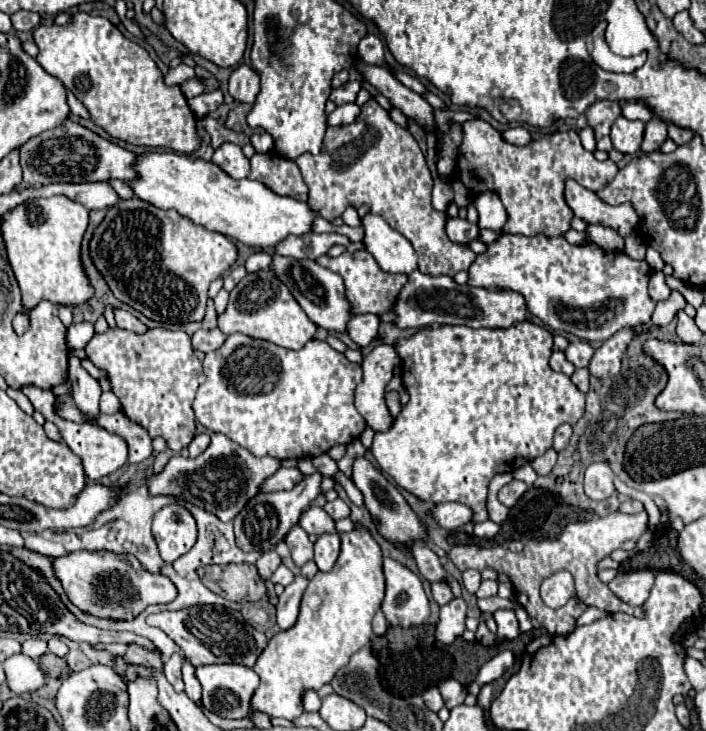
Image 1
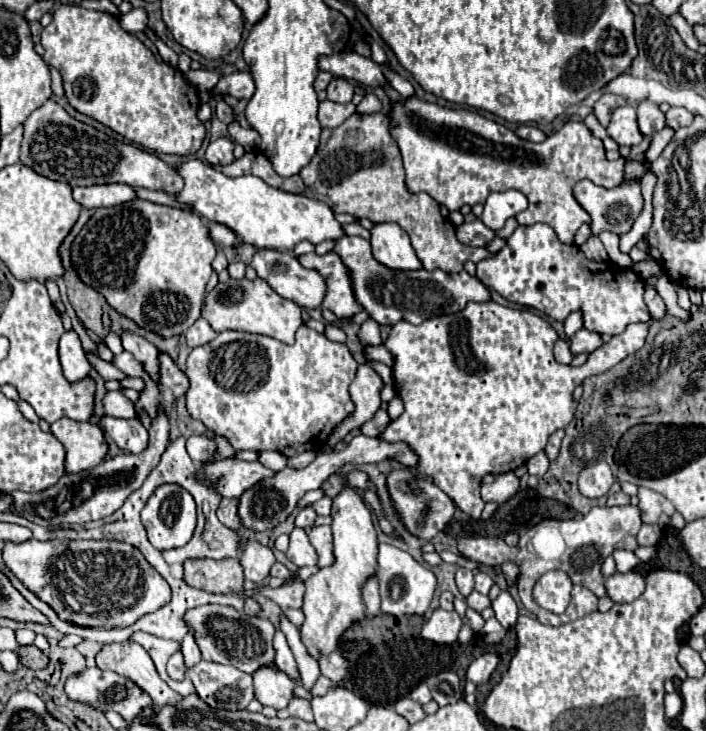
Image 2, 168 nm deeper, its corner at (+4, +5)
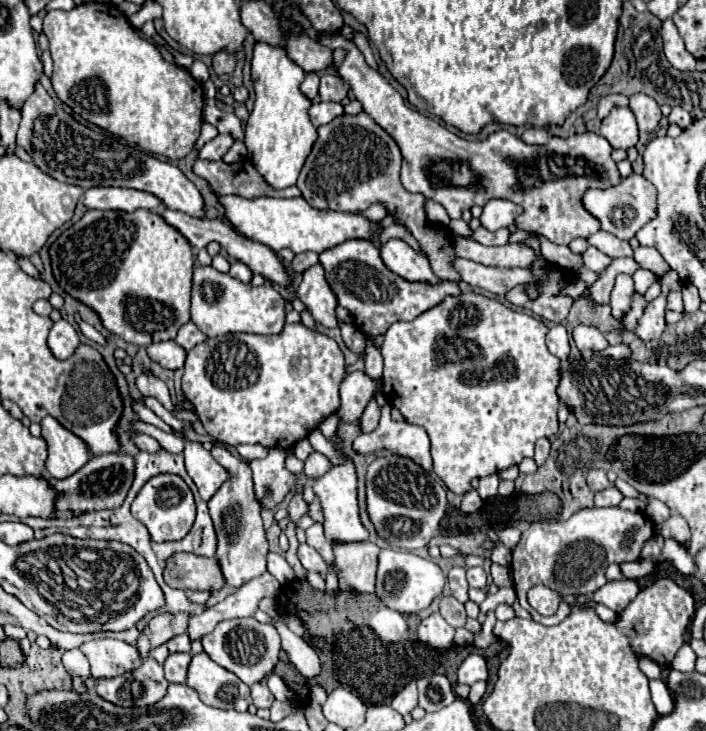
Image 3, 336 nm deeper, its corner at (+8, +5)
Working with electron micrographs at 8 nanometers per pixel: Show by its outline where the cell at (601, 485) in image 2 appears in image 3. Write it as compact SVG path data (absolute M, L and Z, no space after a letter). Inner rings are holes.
M590 470L588 474L588 486L590 490L594 492L600 492L600 490L606 490L610 486L608 478L606 478L606 472L604 470Z

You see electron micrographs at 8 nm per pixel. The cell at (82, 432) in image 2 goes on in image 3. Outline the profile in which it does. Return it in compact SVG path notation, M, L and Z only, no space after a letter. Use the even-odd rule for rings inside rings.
M48 416L42 422L42 436L48 442L46 468L54 478L66 478L80 470L90 460L90 450L82 438L66 430L56 418Z

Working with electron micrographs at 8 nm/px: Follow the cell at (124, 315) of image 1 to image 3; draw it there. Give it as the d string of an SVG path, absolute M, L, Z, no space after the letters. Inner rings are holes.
M100 454L92 456L86 466L82 466L78 472L74 472L68 478L52 478L48 476L48 484L52 490L56 490L56 512L72 512L72 514L84 514L84 512L98 512L98 510L112 510L120 508L130 486L134 480L134 456L128 454Z

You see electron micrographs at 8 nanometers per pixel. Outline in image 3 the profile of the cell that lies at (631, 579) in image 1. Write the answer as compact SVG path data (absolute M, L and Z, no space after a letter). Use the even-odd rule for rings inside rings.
M612 580L612 582L606 582L600 590L596 590L592 598L594 602L604 604L614 612L620 612L624 610L624 606L628 606L628 602L632 602L632 598L636 598L638 590L640 588L636 580Z

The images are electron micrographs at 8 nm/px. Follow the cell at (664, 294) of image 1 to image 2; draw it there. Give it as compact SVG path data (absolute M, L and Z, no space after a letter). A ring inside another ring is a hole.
M652 286L646 288L646 294L644 294L644 300L646 300L646 306L652 314L654 320L662 320L666 316L666 306L662 302L662 298L656 294L656 290Z

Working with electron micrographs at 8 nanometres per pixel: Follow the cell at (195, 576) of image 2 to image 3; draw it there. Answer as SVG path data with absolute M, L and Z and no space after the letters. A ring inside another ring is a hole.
M172 554L166 560L164 580L172 588L180 590L220 590L226 580L216 558L204 558L196 554Z

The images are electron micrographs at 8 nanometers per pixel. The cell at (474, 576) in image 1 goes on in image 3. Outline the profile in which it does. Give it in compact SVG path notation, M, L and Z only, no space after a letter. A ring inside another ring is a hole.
M452 568L448 574L448 586L452 596L458 602L468 602L468 582L466 582L466 570L464 568Z

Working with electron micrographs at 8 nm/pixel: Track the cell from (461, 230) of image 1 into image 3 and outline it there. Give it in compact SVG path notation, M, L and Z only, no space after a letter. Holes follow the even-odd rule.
M480 226L480 228L474 230L468 238L470 238L470 240L476 240L476 242L480 242L480 244L484 244L484 246L504 246L504 244L508 242L508 236L510 236L508 228L502 228L502 230L498 230L498 232L490 232L490 230L486 230L484 226Z

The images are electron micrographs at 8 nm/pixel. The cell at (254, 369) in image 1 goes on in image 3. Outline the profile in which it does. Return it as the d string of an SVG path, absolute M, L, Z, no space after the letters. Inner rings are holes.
M286 324L282 334L278 336L258 336L258 334L224 334L224 336L216 336L216 338L206 338L202 344L194 346L188 354L186 354L186 364L184 364L184 374L182 374L182 390L188 402L194 404L196 414L204 426L204 430L212 436L218 438L220 442L226 442L230 446L240 446L240 444L262 444L266 448L280 448L280 450L292 450L300 440L304 440L312 430L316 430L320 426L320 422L324 418L328 418L330 414L334 414L340 406L340 398L338 398L338 386L346 376L346 362L344 362L344 354L340 350L340 346L314 330L308 330L304 324Z

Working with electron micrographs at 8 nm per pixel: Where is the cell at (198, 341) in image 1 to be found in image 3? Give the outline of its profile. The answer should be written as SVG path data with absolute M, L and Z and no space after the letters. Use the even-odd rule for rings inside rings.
M194 322L184 324L184 326L180 328L178 336L176 336L176 344L178 344L178 346L182 346L186 352L188 352L190 348L194 348L196 344L204 342L204 340L206 340L206 334L204 334L204 332L200 332L200 330L198 330L198 326L196 326Z

